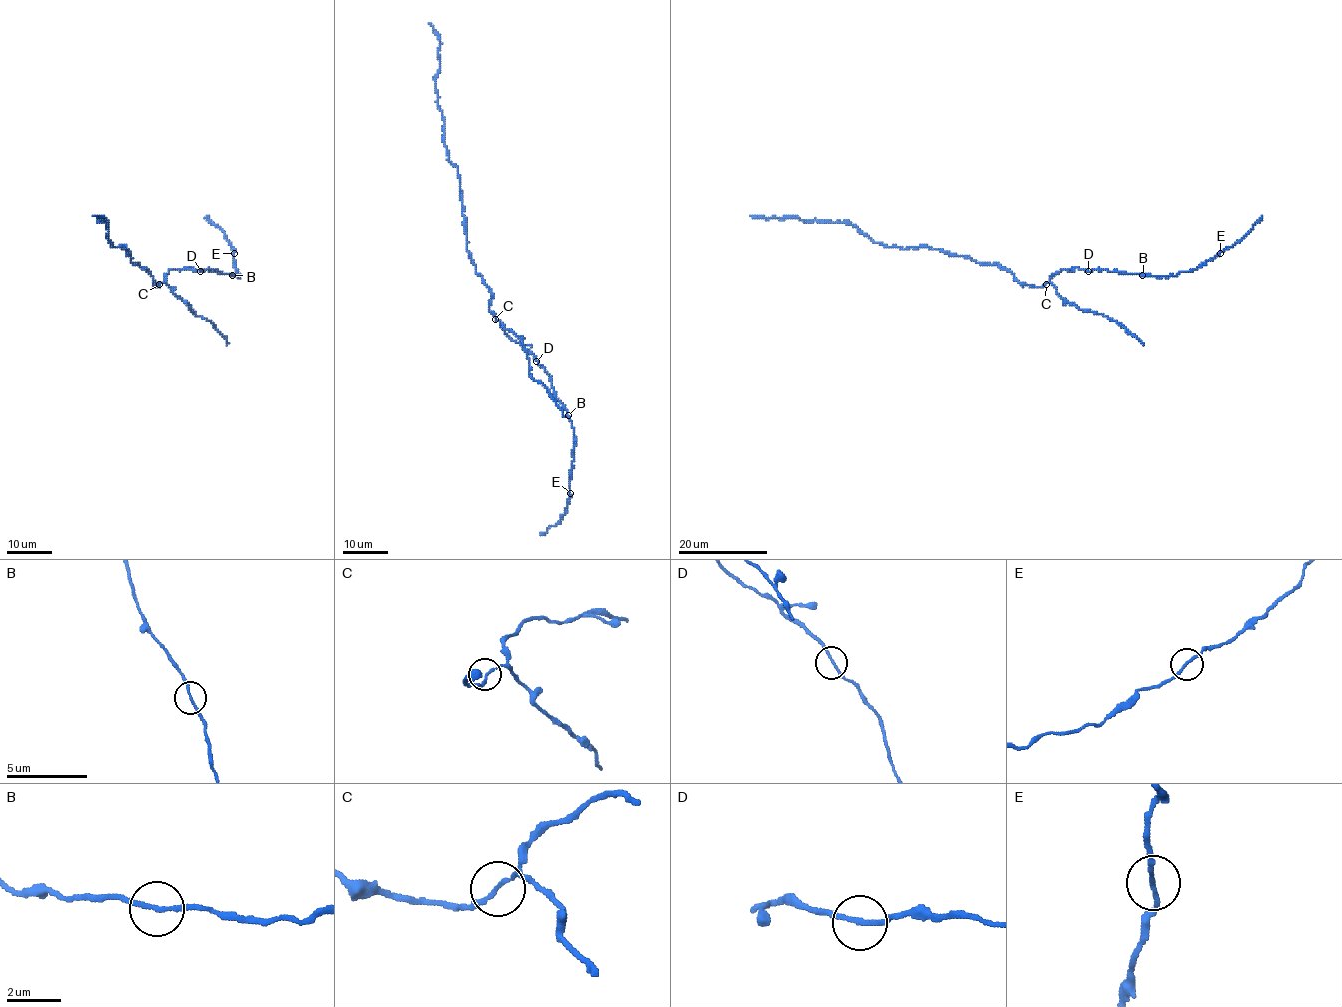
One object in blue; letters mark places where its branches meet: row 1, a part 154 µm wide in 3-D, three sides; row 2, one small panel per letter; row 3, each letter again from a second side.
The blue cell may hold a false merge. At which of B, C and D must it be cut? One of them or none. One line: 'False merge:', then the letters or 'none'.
False merge: B

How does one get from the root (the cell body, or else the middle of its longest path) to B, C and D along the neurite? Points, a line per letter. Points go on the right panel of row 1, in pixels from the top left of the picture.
B: (1022, 283), (1042, 286), (1056, 273), (1074, 267), (1143, 275)
C: (1022, 283), (1034, 286), (1046, 284)
D: (1022, 283), (1042, 286), (1063, 269), (1079, 267), (1088, 271)

